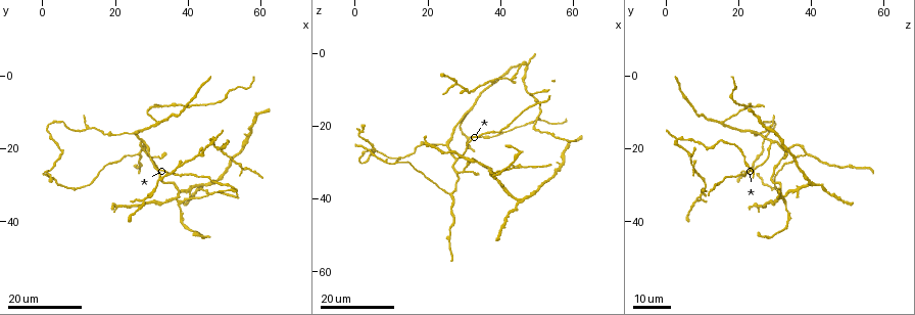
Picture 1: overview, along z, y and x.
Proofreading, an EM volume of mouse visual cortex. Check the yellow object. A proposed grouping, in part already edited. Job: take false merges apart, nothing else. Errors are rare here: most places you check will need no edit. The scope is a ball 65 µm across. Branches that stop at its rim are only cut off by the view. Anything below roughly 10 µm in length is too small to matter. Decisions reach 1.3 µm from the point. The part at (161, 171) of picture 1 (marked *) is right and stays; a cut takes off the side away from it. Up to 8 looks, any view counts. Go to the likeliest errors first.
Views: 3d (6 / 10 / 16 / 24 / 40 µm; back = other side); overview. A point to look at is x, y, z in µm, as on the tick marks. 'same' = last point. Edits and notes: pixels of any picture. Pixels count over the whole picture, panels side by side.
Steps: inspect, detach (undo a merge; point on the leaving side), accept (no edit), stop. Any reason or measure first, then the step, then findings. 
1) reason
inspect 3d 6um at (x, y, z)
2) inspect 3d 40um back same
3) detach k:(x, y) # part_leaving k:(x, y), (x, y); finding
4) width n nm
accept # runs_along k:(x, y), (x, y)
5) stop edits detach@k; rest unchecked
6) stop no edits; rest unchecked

three arms meet
inspect 3d 16um at (26.5, 21.0, 39.0)

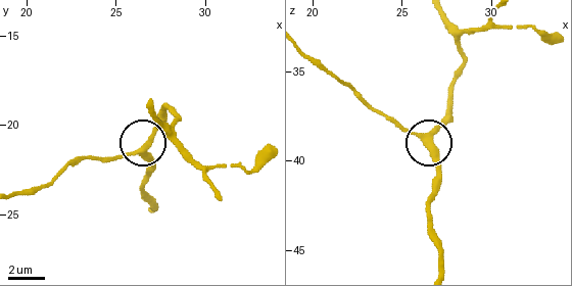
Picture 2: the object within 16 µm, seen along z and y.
inspect 3d 10um at (26.4, 21.6, 38.8)

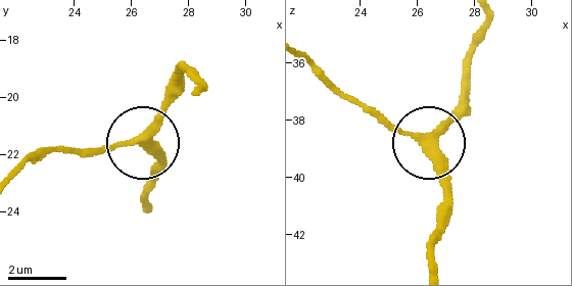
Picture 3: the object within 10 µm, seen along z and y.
accept # runs_along 3:(482, 21), (466, 102), (431, 153), (450, 202); continuous, no second neuron

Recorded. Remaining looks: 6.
inspect 3d 24um at (31.0, 13.0, 16.0)

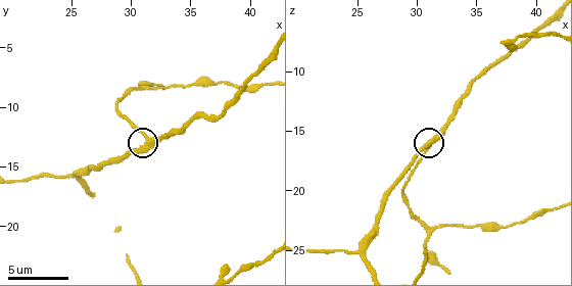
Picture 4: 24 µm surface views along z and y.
inspect 3d 10um at (31.6, 12.8, 15.6)

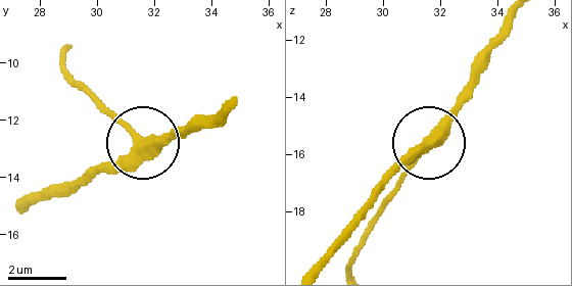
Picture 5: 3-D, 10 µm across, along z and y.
accept # runs_along 5:(312, 268), (471, 87); continuous, no second neuron

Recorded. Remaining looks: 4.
side arm on a straight run
inspect 3d 16um at (43.0, 22.0, 7.0)

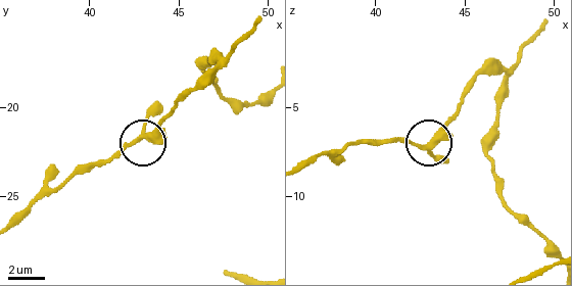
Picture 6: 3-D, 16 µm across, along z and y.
zoom in
inspect 3d 10um at (42.6, 21.8, 7.2)

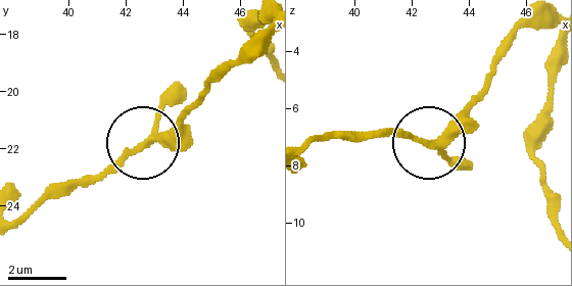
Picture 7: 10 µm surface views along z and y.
arms 3
accept # runs_along 7:(268, 29), (173, 127), (136, 144), (87, 183); continuous, no second neuron

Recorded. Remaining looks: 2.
small branch off a trunk
inspect 3d 10um at (25.0, 15.8, 25.0)

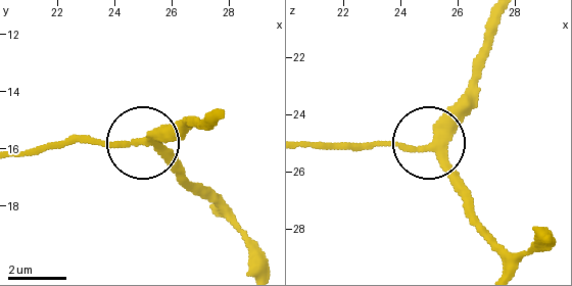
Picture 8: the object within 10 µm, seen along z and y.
width 290 nm
accept # one neuron here

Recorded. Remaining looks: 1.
stop no edits; rest unchecked

